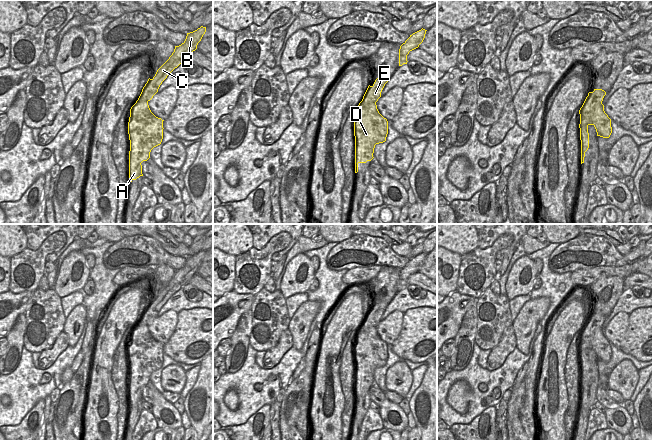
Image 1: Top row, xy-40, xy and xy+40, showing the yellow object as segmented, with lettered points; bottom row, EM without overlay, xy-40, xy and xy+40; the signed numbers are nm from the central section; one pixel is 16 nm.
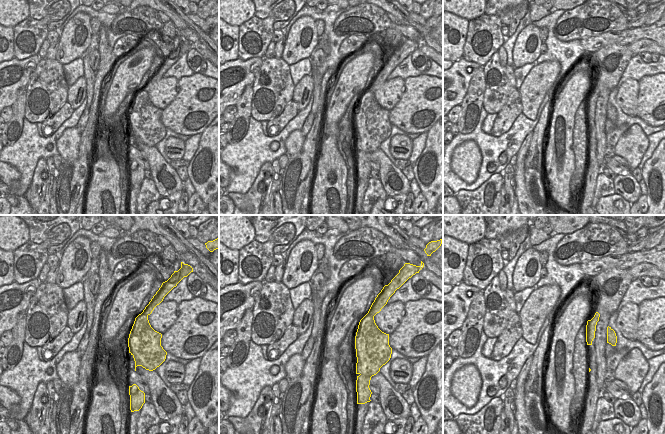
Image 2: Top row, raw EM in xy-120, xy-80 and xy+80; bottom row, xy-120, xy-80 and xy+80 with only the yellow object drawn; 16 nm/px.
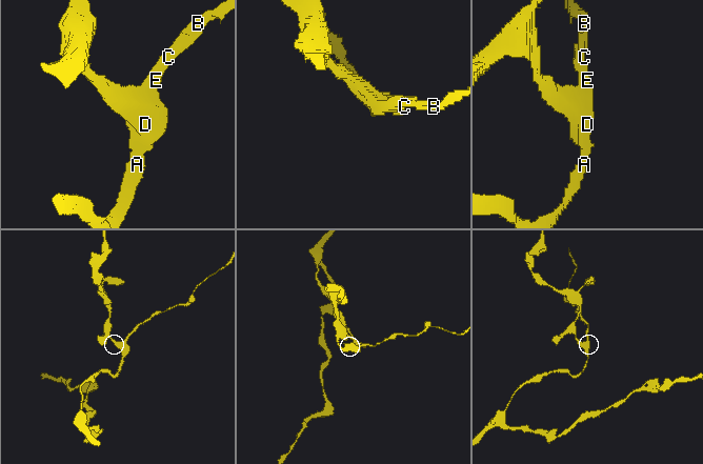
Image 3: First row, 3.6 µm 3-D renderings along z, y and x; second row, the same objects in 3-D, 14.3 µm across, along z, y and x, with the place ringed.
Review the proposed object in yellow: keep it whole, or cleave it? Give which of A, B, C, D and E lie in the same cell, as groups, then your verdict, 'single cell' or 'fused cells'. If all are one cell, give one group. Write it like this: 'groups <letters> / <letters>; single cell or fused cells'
groups A D / B C E; fused cells

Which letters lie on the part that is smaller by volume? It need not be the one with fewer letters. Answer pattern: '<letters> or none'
B, C, E

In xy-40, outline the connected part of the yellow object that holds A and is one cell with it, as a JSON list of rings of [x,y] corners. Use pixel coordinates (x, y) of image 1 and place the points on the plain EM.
[[[137,324],[131,331],[128,346],[130,406],[143,400],[141,387],[147,385],[151,374],[161,368],[163,345],[151,336],[147,325]]]

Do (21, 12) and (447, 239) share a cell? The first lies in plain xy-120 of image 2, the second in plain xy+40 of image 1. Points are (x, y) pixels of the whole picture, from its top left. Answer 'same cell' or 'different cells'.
same cell

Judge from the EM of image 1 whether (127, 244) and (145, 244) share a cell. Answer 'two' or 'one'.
one

